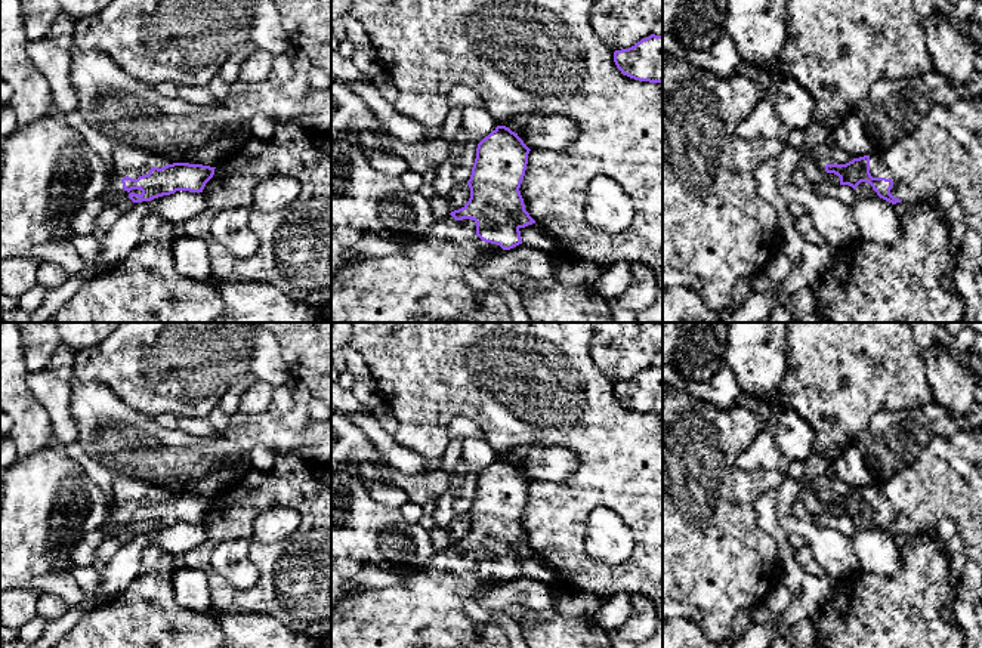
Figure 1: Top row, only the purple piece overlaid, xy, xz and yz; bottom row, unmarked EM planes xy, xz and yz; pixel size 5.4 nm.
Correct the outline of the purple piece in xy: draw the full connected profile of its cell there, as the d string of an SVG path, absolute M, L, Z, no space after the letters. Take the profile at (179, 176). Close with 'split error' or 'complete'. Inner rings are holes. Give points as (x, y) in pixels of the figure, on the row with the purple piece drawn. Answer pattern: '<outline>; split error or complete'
M114 145L112 183L106 194L106 206L117 206L124 197L142 203L176 191L203 192L214 169L177 163L140 146Z; split error

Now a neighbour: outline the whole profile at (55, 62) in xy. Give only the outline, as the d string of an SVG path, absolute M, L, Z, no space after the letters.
M44 37L38 41L28 41L27 53L50 84L61 115L78 114L78 93L71 81L71 50Z

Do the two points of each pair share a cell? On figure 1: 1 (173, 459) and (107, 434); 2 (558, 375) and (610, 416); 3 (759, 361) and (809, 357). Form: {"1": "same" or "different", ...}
{"1": "same", "2": "same", "3": "different"}

